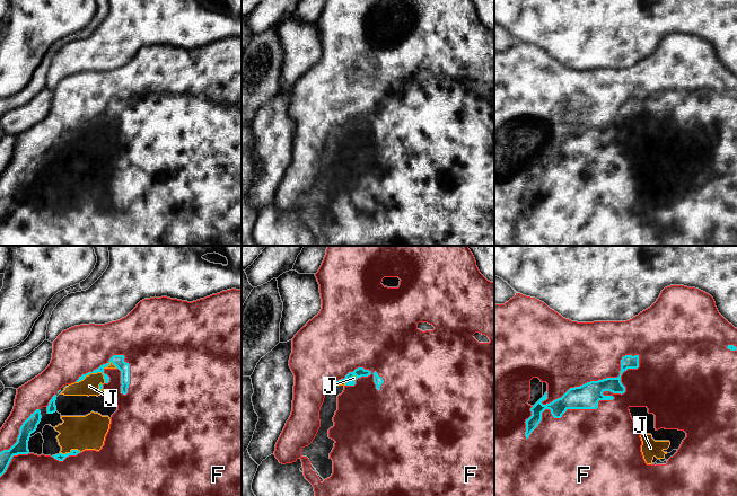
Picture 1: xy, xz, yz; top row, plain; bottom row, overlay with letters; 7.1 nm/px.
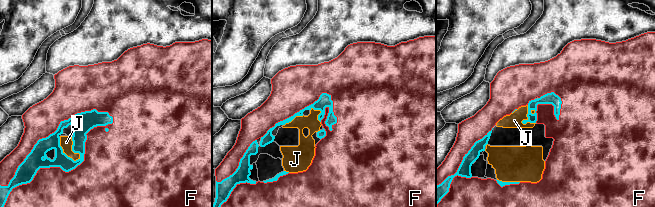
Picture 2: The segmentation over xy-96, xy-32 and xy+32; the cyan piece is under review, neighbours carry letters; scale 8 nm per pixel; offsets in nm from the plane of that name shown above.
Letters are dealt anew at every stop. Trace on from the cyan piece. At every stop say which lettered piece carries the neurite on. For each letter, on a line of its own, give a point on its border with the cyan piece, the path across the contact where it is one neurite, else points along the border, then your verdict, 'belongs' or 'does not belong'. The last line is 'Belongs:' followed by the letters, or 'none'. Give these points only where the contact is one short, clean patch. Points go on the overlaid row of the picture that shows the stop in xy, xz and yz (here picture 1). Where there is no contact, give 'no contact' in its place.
F: contact yz (595, 408); does not belong
J: contact xy (91, 372); does not belong
Belongs: none

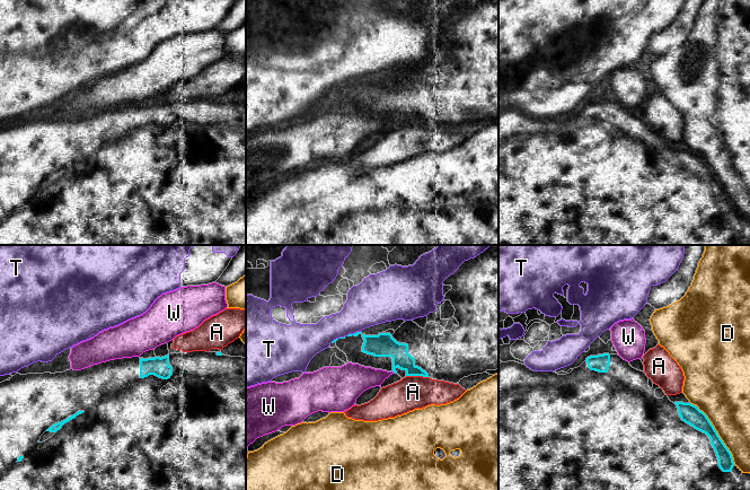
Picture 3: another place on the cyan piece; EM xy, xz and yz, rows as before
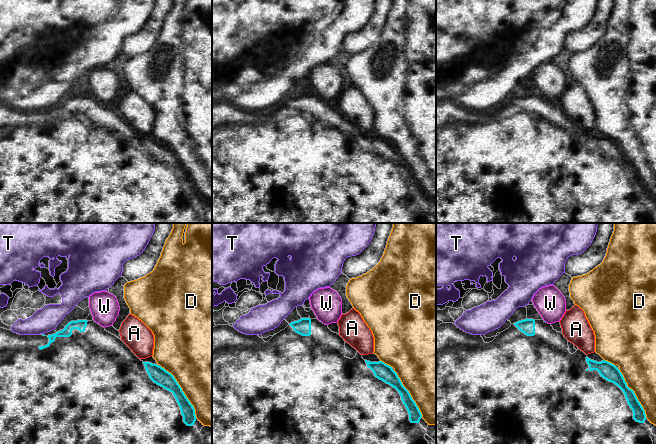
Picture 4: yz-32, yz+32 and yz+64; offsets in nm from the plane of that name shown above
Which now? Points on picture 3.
A: contact xz (417, 375); does not belong
D: contact yz (717, 435); does not belong
T: contact xz (353, 334); does not belong
W: contact xz (394, 372); does not belong
Belongs: none

